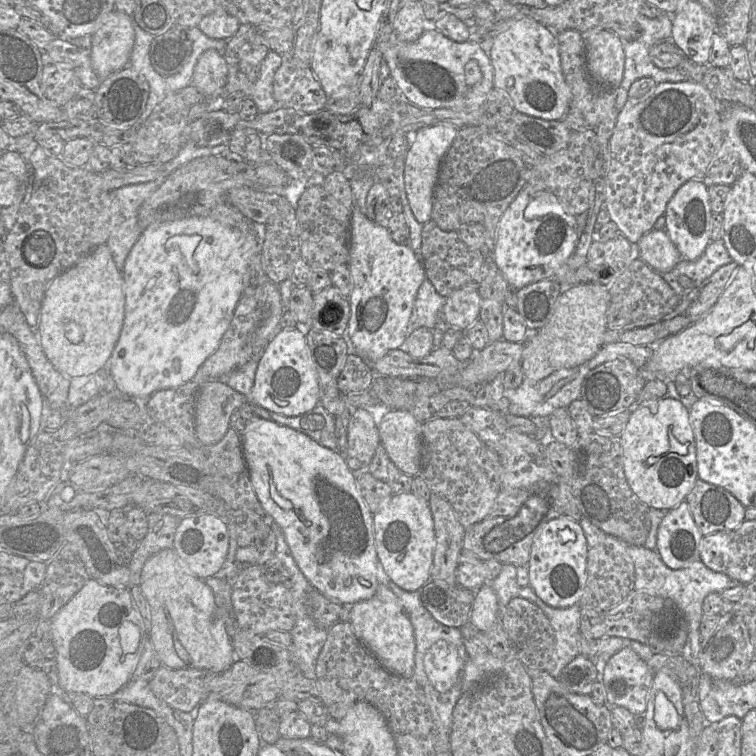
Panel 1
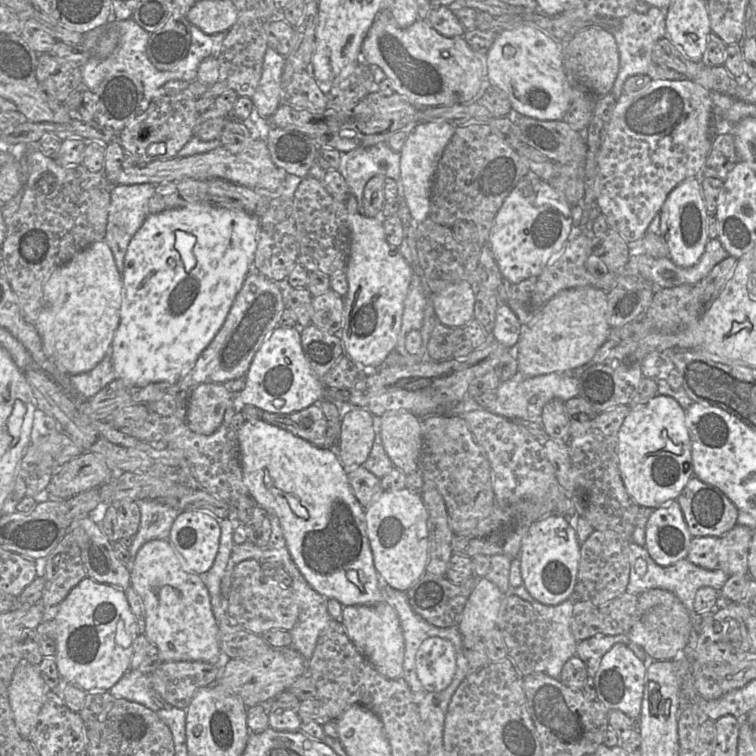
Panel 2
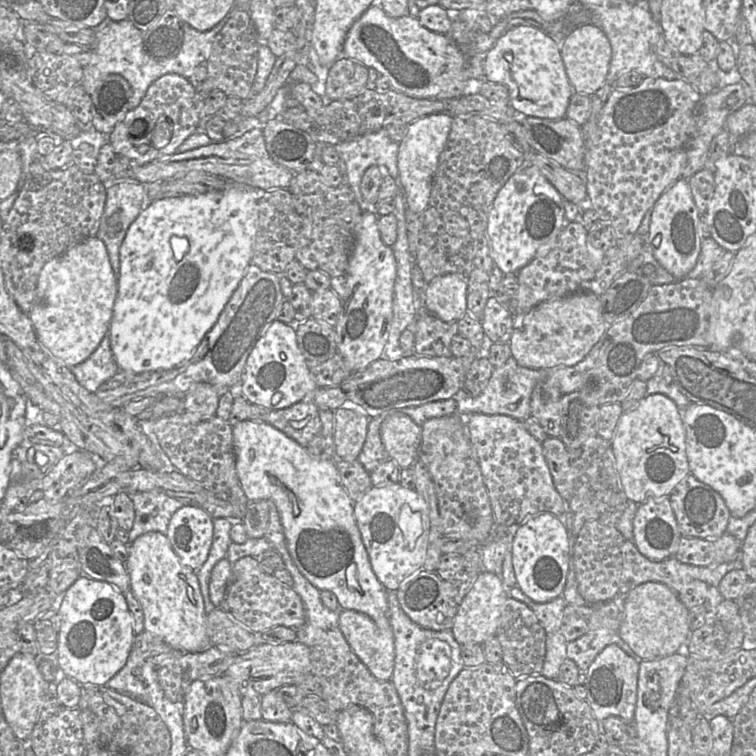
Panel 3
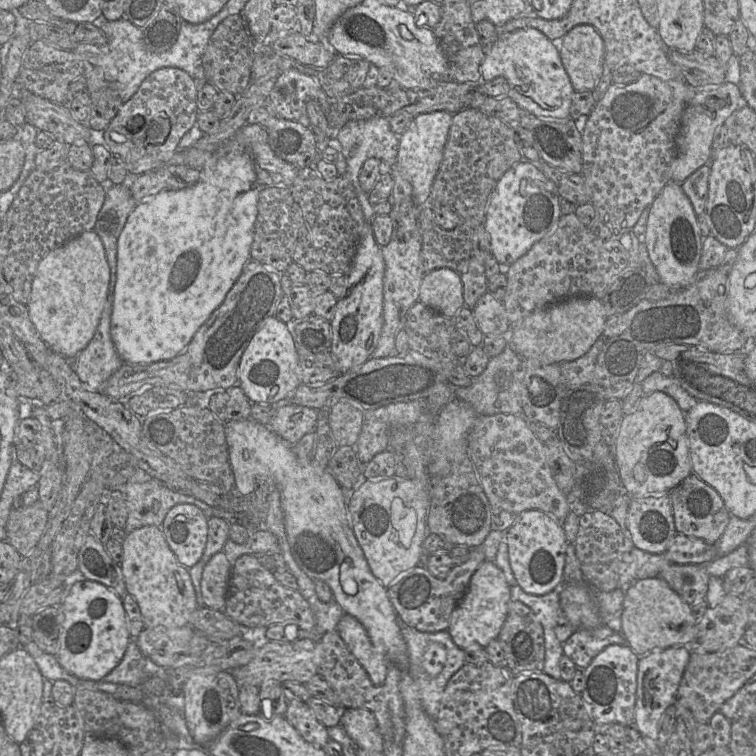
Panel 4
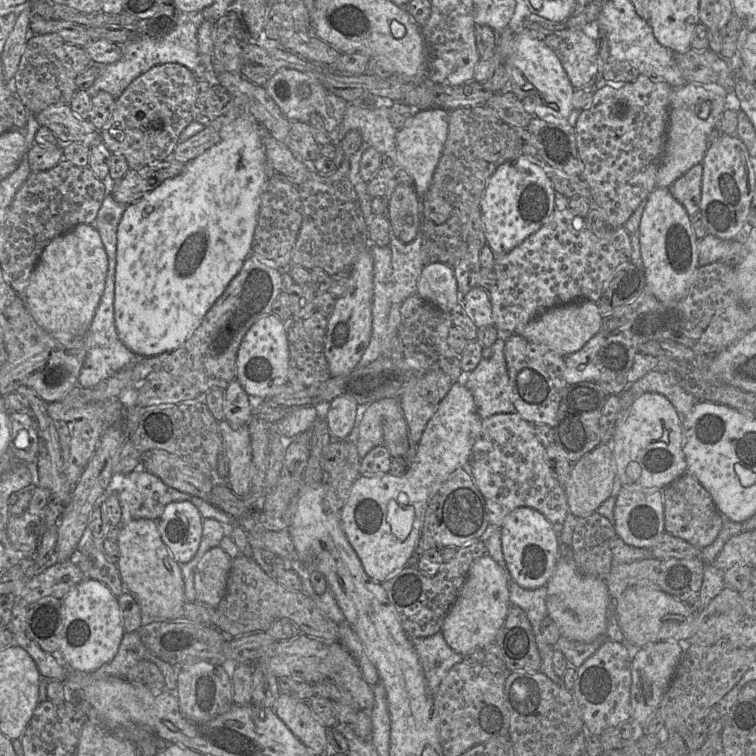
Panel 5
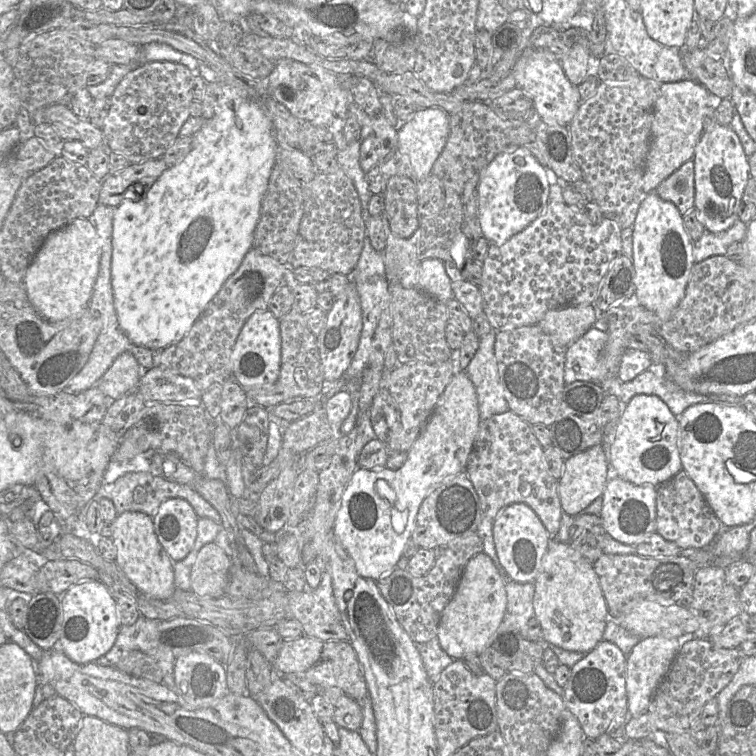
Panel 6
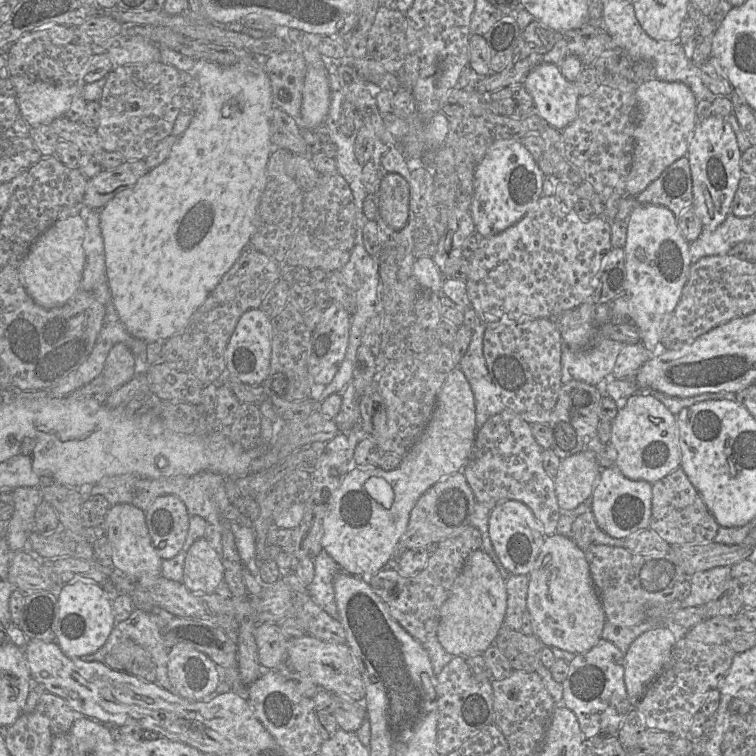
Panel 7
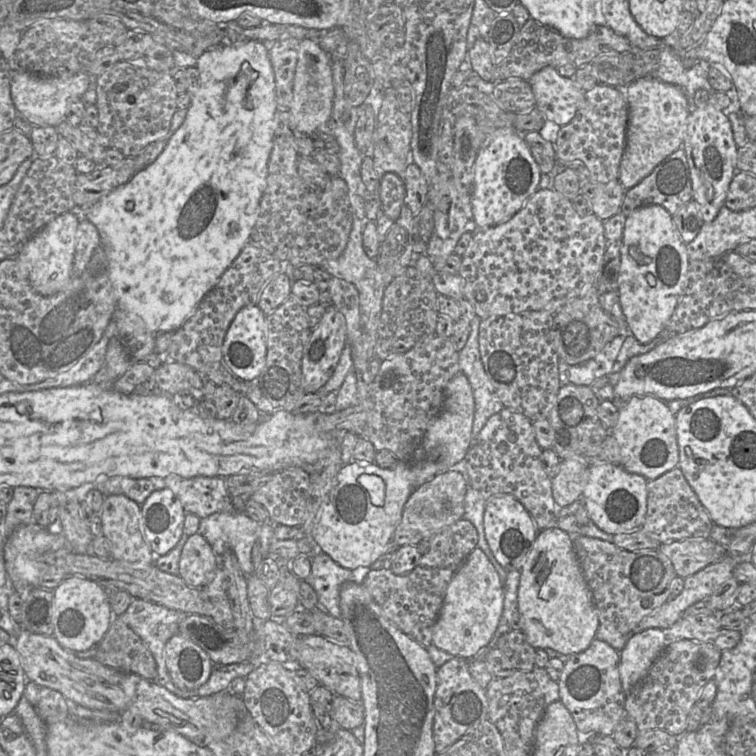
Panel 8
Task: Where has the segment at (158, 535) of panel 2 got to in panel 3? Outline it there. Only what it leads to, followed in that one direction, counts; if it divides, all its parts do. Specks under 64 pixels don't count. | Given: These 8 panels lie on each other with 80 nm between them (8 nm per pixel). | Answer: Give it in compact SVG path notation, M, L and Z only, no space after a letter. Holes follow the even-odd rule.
M158 491L135 492L131 494L134 504L135 519L128 532L128 551L131 544L140 535L148 532L166 534L172 515L186 504L194 504L190 500L181 500Z

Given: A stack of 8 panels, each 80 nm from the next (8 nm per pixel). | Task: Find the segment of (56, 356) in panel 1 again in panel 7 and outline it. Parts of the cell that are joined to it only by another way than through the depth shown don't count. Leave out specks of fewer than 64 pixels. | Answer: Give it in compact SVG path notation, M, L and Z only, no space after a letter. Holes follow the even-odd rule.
M79 215L56 221L34 241L18 264L19 278L24 288L40 306L45 308L63 306L80 291L85 266L83 249L85 228L85 221Z

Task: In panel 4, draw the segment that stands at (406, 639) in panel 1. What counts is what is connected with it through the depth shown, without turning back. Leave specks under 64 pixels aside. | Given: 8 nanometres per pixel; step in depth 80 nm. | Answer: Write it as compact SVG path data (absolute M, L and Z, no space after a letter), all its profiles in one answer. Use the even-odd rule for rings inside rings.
M344 614L338 623L337 631L372 683L375 686L383 685L390 663L386 656L374 647L364 626L353 616Z

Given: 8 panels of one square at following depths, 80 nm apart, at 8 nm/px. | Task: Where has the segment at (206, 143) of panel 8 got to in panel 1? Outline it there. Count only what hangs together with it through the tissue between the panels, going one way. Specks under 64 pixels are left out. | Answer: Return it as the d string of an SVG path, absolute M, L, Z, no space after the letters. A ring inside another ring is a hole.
M190 217L172 222L156 224L143 230L130 250L121 272L124 293L124 318L117 342L108 362L107 372L110 376L111 386L121 396L133 399L145 399L153 393L169 388L181 386L192 380L201 365L211 356L228 329L234 310L249 285L250 259L257 252L261 252L264 240L265 225L256 223L253 230L235 230L222 225L220 222L208 217Z

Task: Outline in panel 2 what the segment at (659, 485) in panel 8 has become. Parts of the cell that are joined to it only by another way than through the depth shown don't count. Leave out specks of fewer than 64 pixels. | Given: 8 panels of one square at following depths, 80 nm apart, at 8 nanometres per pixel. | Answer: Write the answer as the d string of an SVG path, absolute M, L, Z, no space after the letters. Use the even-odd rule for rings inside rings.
M695 475L676 501L692 537L721 536L737 525L739 510L731 500Z

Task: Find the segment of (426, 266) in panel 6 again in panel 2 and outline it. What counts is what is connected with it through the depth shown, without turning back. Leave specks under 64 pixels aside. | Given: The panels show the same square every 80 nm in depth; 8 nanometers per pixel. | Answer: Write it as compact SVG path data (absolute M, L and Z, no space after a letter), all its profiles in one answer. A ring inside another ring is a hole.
M468 282L451 284L439 292L431 292L431 302L439 322L451 327L464 327L474 319L476 289Z

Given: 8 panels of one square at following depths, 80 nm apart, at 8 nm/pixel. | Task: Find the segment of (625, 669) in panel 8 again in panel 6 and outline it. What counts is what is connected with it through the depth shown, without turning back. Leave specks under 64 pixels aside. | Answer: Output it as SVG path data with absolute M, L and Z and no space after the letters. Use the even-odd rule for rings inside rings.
M651 636L641 638L632 648L626 662L626 693L630 716L646 712L655 690L667 674L680 646L676 638Z

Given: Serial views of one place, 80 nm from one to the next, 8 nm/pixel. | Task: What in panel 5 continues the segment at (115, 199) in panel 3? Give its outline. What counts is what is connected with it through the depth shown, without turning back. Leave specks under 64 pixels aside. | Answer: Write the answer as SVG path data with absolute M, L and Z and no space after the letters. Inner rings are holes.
M107 185L107 194L99 208L93 227L98 231L104 250L107 254L108 263L110 263L110 275L113 276L115 284L116 268L116 248L117 248L117 229L121 221L126 205L117 202L109 193L110 185Z

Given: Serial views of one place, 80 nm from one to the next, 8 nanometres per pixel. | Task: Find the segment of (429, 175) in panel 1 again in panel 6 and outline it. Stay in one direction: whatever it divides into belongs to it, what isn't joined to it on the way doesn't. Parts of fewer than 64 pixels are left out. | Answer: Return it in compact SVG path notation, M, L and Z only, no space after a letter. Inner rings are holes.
M440 108L416 109L407 121L399 124L398 150L416 181L424 180L431 174L433 165L445 146L448 134L449 115Z

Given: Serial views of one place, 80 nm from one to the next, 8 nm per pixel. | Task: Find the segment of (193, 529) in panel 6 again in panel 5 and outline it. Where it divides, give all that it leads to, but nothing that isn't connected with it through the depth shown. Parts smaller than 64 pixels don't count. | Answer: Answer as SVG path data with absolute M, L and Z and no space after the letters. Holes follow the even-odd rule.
M176 501L166 505L157 520L162 541L180 565L195 556L202 538L203 519L193 503Z

